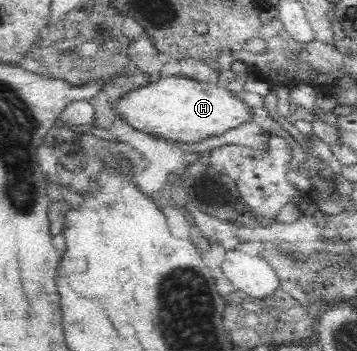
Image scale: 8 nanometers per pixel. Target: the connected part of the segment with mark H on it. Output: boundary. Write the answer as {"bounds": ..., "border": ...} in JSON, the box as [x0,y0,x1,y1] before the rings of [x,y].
{"bounds":[115,75,254,143],"border":[[[159,75],[151,81],[146,80],[144,88],[133,89],[128,92],[128,96],[124,96],[124,100],[120,100],[120,104],[116,104],[115,115],[120,115],[129,126],[142,133],[152,135],[160,135],[160,137],[168,138],[174,142],[194,143],[206,140],[213,136],[220,136],[234,128],[239,128],[246,122],[252,122],[254,112],[252,107],[248,106],[240,96],[232,94],[227,88],[227,84],[212,85],[206,81],[199,81],[192,77],[180,75]]]}

